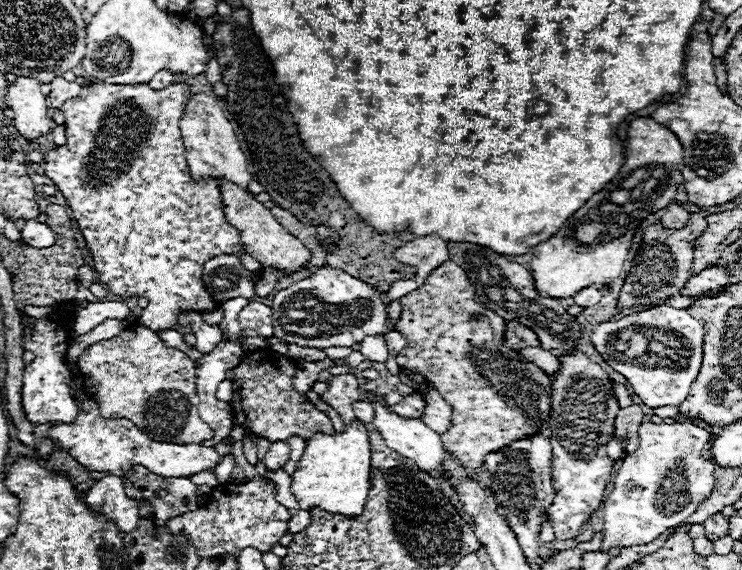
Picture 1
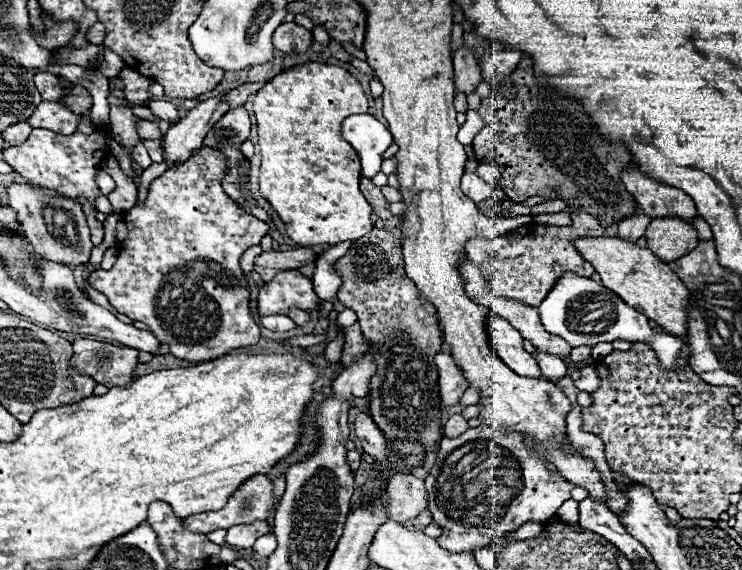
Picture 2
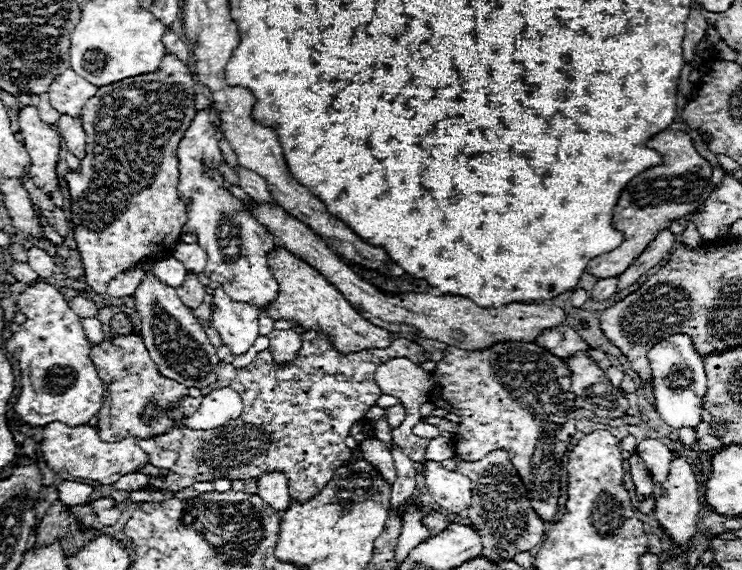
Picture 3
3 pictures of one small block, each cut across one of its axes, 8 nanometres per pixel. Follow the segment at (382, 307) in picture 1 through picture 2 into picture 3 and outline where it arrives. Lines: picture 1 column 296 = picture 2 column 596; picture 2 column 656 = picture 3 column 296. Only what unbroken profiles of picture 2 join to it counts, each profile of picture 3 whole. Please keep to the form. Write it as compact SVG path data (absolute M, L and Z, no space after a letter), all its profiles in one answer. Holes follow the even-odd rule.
M272 330L268 334L268 340L270 340L272 358L280 366L292 362L302 348L302 340L296 330Z

